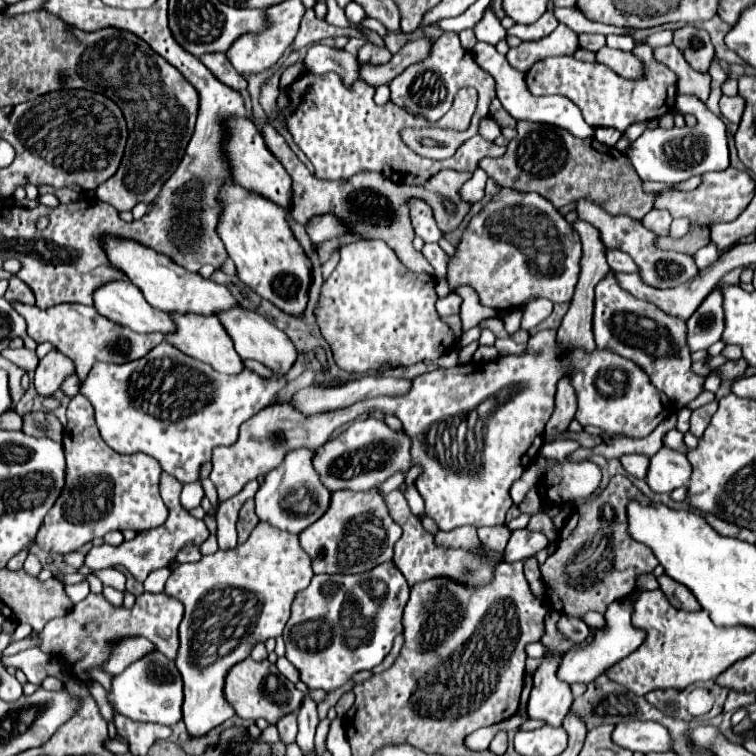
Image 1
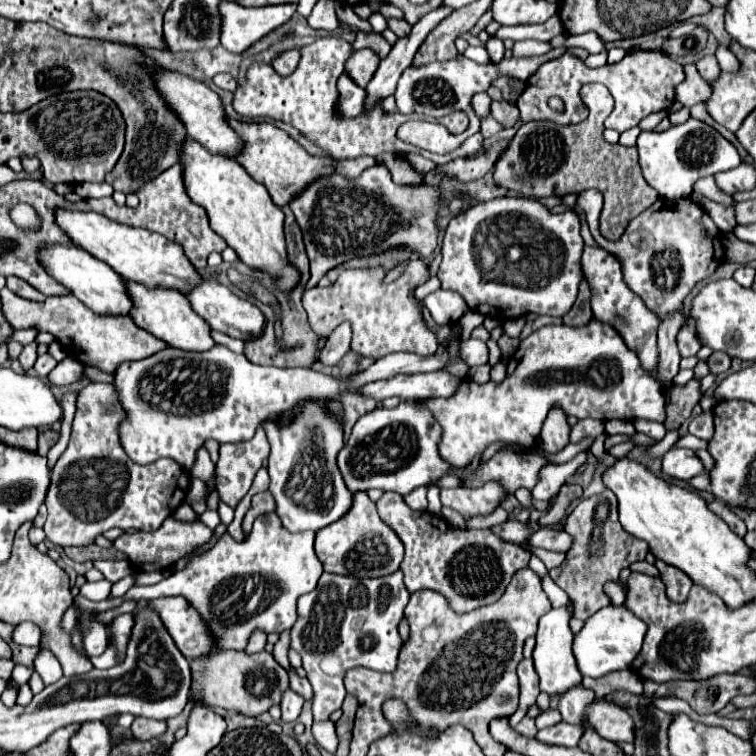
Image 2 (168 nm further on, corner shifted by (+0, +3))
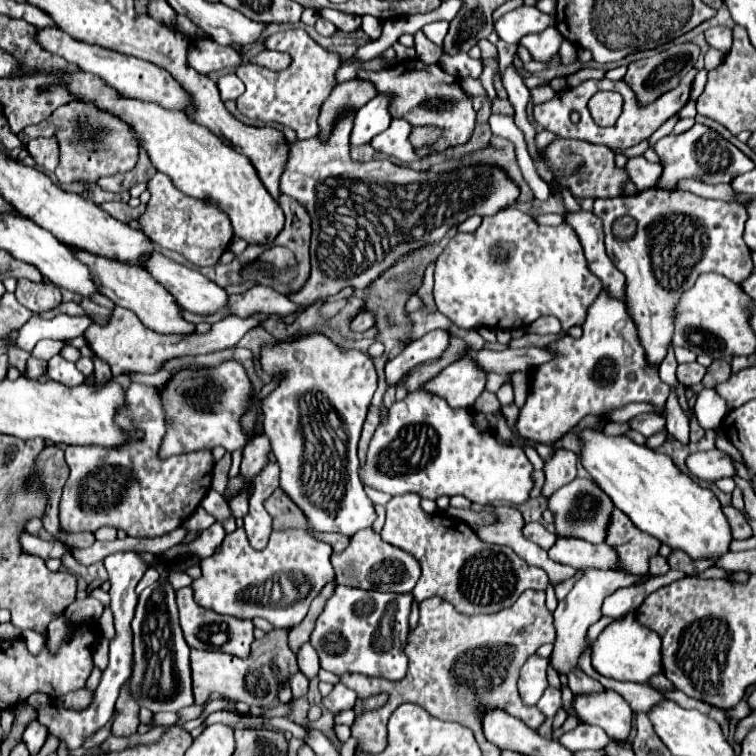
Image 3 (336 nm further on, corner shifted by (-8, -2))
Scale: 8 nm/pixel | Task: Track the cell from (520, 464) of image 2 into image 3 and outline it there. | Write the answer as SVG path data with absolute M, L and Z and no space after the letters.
M425 389L411 391L403 401L397 401L389 409L389 417L377 427L369 445L367 461L359 471L365 485L391 495L419 493L427 499L437 499L441 495L465 495L469 501L481 505L495 501L519 505L529 499L529 491L533 487L533 465L521 447L499 443L493 429L477 429L477 425L473 425L473 413L469 413L469 409L453 409L443 397L437 397Z

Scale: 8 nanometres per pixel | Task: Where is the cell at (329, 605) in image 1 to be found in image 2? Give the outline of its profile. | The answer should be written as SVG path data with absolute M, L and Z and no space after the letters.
M397 570L381 578L353 578L323 572L319 584L297 600L297 622L289 630L291 648L303 658L307 680L313 686L313 720L329 720L341 708L345 698L345 672L357 666L393 672L401 650L399 622L409 602L409 590L403 584L403 572Z

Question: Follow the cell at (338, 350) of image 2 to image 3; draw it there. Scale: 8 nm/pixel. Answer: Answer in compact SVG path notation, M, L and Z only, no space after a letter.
M363 311L357 315L357 319L353 321L353 331L365 331L369 327L375 325L375 317L371 311Z

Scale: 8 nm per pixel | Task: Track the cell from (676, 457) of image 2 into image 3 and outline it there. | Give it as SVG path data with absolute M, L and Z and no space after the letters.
M711 449L707 453L693 453L689 455L687 465L695 477L705 481L717 481L721 477L737 475L733 459L719 449Z

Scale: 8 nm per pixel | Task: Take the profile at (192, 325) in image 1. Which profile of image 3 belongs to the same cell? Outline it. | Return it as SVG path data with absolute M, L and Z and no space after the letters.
M77 249L77 257L81 257L81 261L85 261L85 265L89 265L89 269L93 269L93 277L97 277L97 285L101 285L101 295L109 297L117 307L131 309L141 319L141 323L147 325L149 329L153 329L157 333L165 333L165 335L195 331L195 325L187 323L181 317L181 307L177 305L173 295L167 289L163 289L157 281L153 281L153 277L145 269L139 269L139 265L135 267L129 263L113 261L109 257L93 255L83 249Z

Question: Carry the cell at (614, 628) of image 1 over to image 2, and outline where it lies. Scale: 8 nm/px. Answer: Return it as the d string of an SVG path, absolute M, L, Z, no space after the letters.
M605 606L601 612L595 612L579 634L575 634L573 640L573 654L577 660L577 668L583 676L589 678L601 678L615 670L625 670L631 666L633 658L639 654L643 638L647 634L647 624L639 620L633 612L629 612L625 606Z

